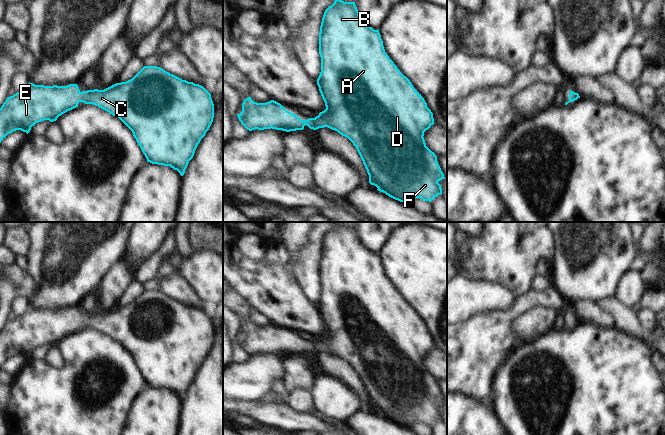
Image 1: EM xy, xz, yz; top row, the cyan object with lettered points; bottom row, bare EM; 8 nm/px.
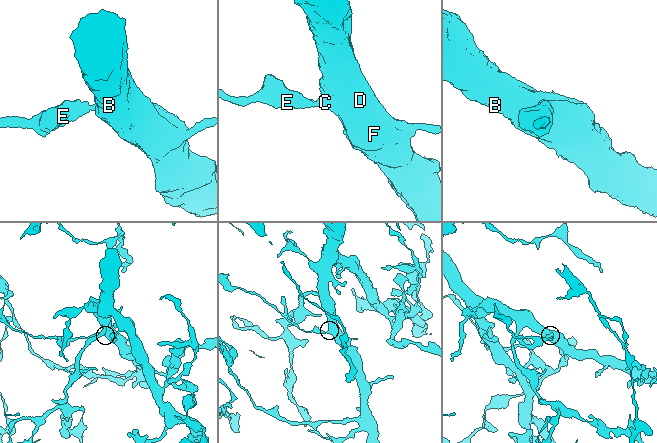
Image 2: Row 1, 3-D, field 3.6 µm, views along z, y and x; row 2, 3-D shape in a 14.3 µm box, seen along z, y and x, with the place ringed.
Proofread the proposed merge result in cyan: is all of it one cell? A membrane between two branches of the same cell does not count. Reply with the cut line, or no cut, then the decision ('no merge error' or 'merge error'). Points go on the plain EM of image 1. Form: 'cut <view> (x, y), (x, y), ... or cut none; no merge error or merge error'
cut none; no merge error

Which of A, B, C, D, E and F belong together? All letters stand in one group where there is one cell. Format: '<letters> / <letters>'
A B C D E F

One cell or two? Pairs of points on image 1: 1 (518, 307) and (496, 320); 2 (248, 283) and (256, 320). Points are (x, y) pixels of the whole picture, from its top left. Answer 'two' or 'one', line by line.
1: one
2: two

